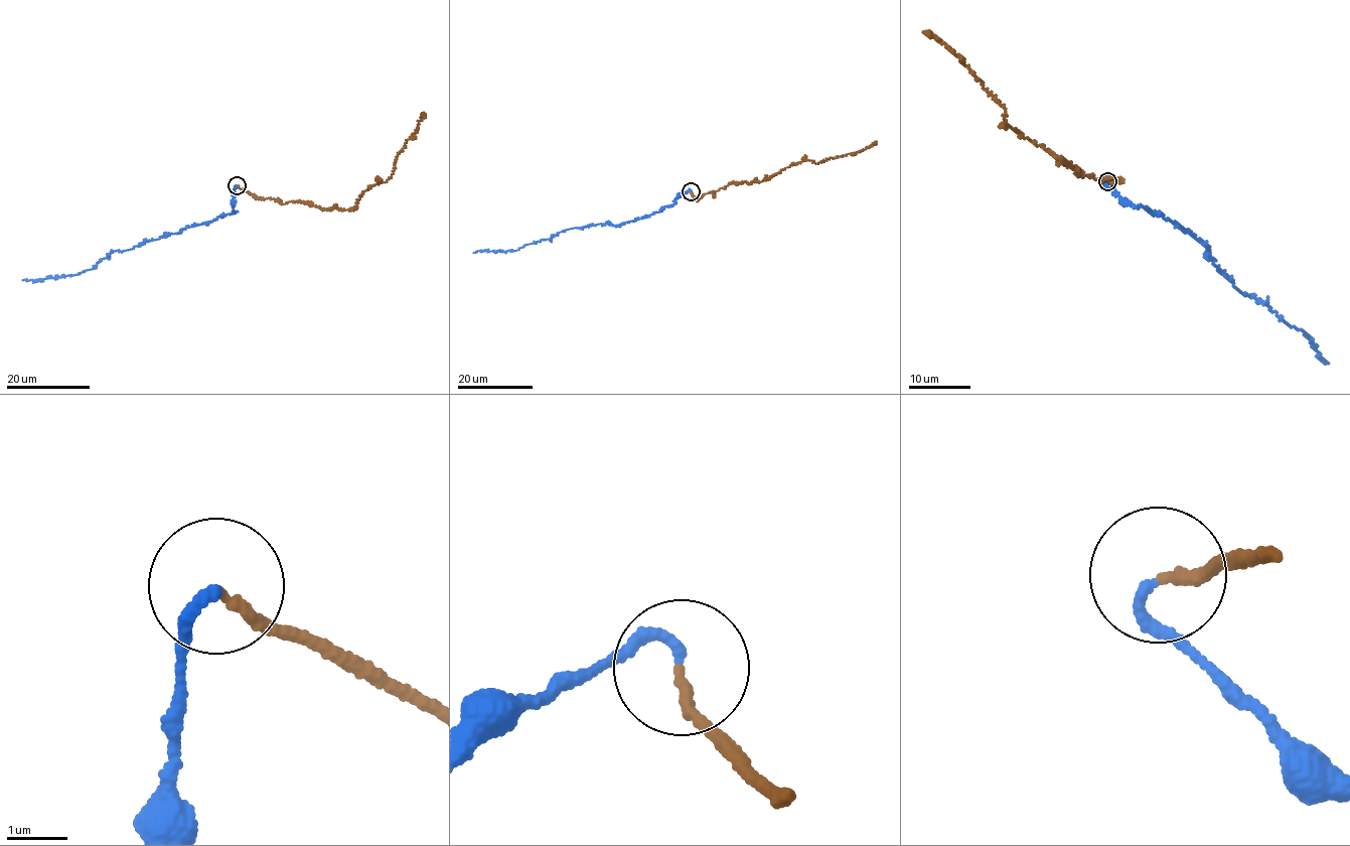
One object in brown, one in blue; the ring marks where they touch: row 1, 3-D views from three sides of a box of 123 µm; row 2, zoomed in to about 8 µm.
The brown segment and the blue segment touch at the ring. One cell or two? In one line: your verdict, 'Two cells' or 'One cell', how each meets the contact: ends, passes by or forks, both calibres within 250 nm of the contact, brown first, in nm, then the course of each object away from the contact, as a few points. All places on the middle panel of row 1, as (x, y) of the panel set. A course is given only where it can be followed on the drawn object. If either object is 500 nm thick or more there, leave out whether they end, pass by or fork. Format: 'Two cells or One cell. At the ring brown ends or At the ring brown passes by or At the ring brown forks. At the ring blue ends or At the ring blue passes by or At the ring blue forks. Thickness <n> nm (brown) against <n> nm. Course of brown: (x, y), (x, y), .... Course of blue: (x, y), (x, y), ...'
One cell. At the ring brown ends. At the ring blue ends. Thickness 160 nm (brown) against 190 nm. Course of brown: (691, 191), (698, 199), (734, 181), (769, 178), (791, 164), (808, 159), (815, 163), (853, 154), (877, 142). Course of blue: (691, 191), (659, 212), (615, 226), (598, 223), (557, 233), (517, 250), (474, 252)

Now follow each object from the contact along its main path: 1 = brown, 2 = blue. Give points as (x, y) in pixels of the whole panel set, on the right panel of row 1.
1: (1107, 181), (1119, 181), (1076, 173), (1005, 123), (1006, 109), (960, 57), (925, 30)
2: (1107, 182), (1128, 203), (1161, 215), (1208, 247), (1214, 266), (1234, 285), (1301, 329), (1327, 362)

